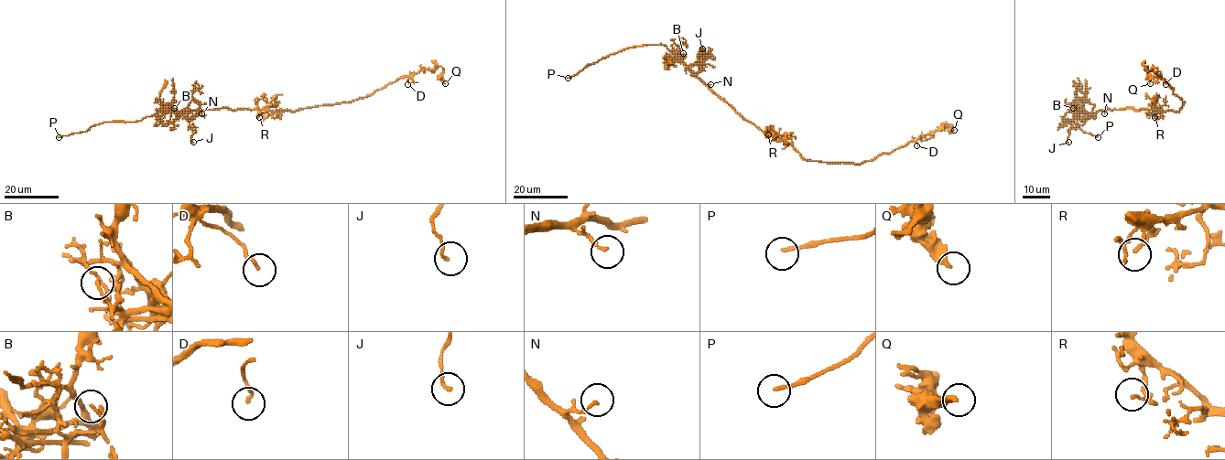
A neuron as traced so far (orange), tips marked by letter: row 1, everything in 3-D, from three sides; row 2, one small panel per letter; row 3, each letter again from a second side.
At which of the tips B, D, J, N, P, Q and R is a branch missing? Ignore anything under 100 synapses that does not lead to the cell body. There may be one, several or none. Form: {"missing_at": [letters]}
{"missing_at": ["P"]}

